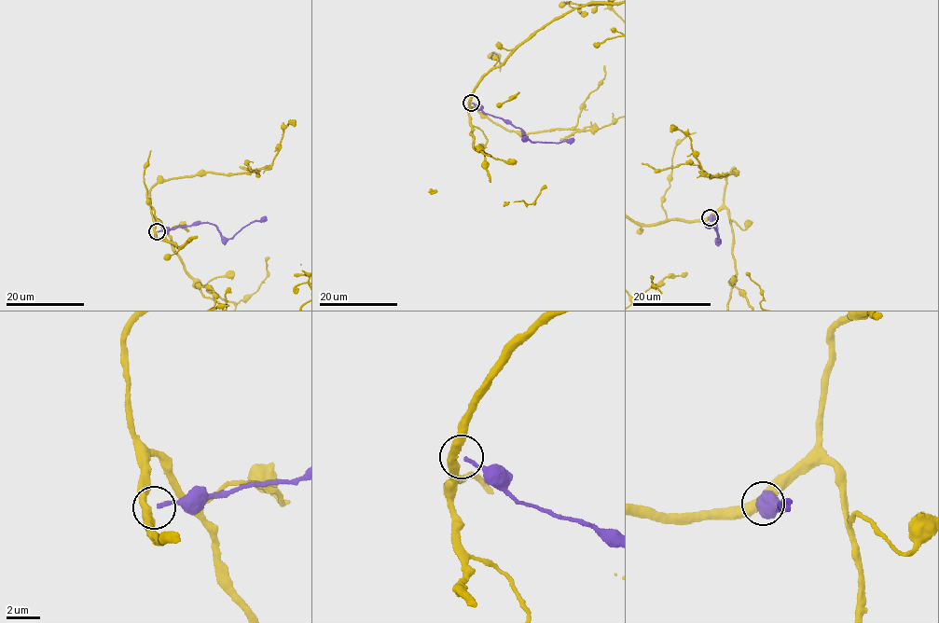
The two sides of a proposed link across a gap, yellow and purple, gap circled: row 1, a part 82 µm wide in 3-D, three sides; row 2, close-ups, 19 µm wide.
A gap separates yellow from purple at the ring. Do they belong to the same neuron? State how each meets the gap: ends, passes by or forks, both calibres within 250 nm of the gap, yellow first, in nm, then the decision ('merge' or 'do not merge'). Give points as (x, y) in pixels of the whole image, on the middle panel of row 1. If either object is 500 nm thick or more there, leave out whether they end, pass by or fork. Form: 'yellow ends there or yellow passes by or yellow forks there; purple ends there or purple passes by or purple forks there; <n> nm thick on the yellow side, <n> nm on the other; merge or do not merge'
yellow passes by; purple ends there; 480 nm thick on the yellow side, 240 nm on the other; merge

